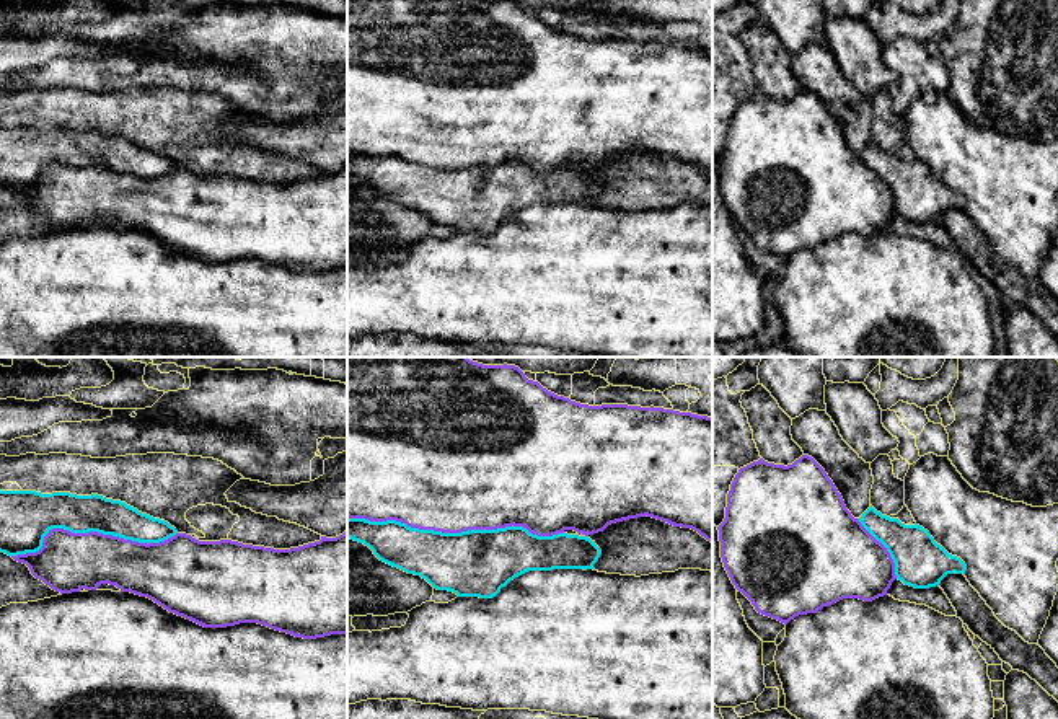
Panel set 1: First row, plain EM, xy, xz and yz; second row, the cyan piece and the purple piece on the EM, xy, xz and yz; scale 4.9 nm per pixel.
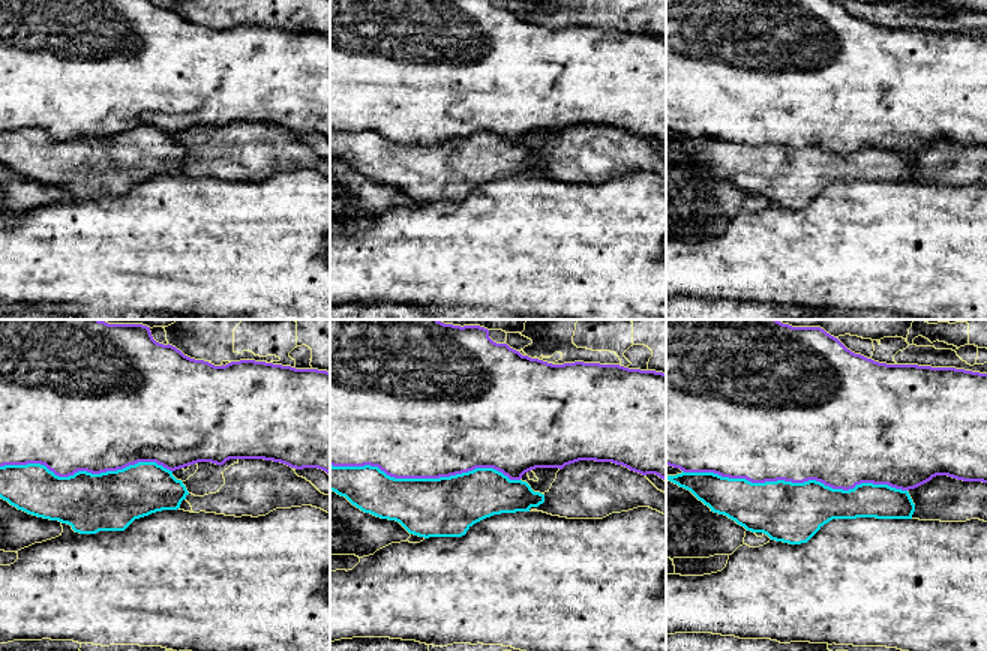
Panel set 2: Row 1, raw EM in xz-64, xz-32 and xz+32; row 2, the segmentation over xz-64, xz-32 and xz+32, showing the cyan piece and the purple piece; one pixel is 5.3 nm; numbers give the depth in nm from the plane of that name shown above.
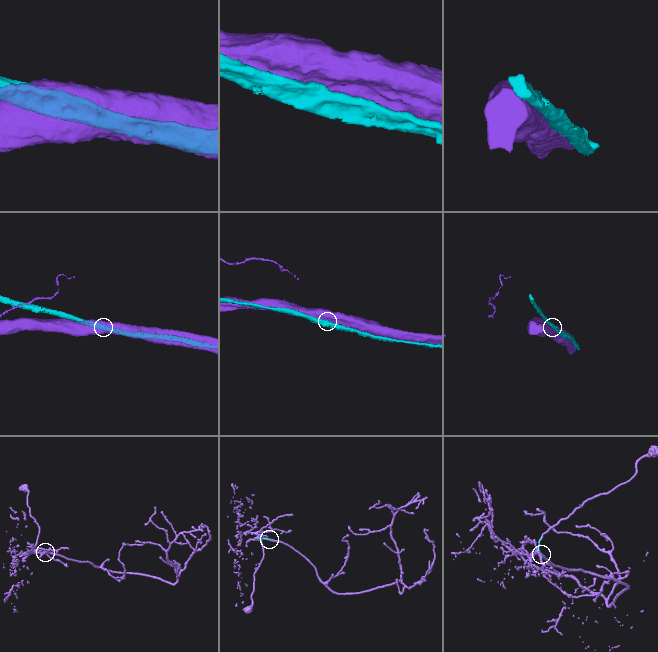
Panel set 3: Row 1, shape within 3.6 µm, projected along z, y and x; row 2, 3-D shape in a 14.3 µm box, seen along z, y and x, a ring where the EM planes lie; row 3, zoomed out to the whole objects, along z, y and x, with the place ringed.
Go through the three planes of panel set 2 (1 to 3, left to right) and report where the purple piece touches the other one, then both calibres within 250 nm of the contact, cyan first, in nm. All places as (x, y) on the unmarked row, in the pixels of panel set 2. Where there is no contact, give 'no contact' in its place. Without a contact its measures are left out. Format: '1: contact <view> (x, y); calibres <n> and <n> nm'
1: contact xz-64 (86, 135); calibres 320 and 500 nm
2: contact xz-32 (425, 143); calibres 320 and 500 nm
3: contact xz+32 (795, 147); calibres 320 and 480 nm

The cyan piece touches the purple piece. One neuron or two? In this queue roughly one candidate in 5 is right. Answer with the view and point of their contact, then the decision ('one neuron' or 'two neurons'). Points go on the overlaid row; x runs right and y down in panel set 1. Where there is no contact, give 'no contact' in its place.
contact xz (455, 533); two neurons

